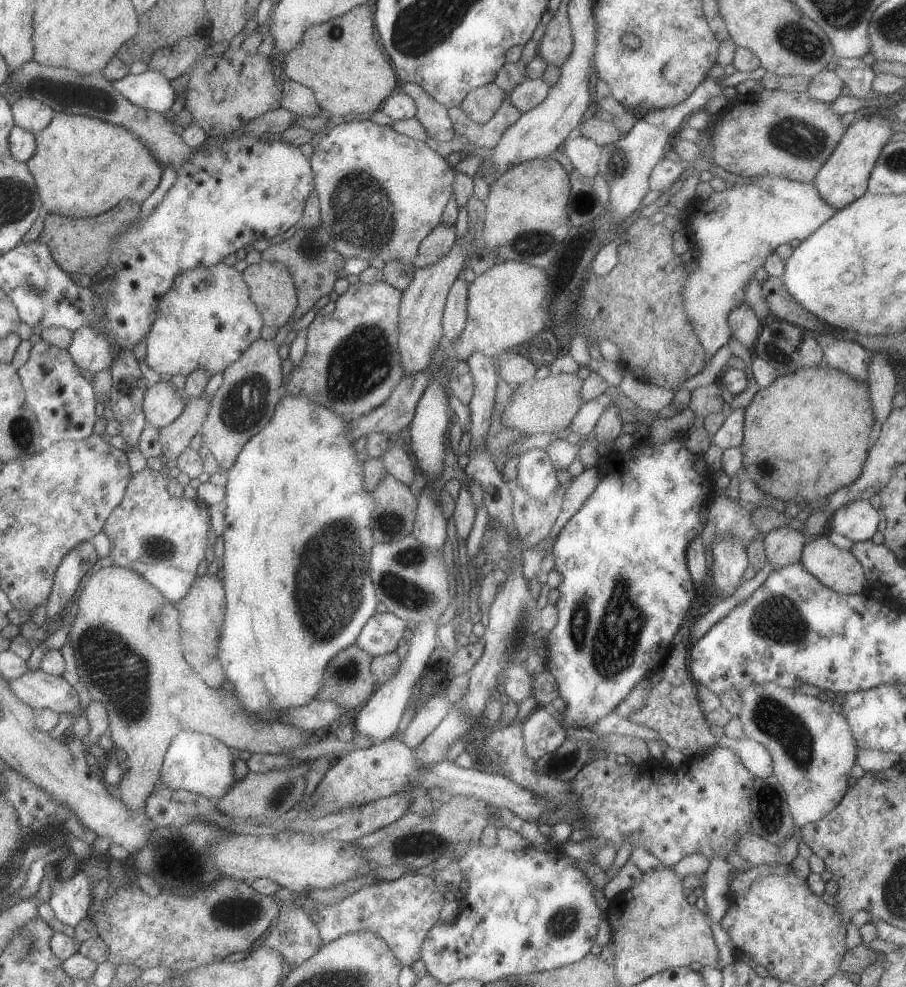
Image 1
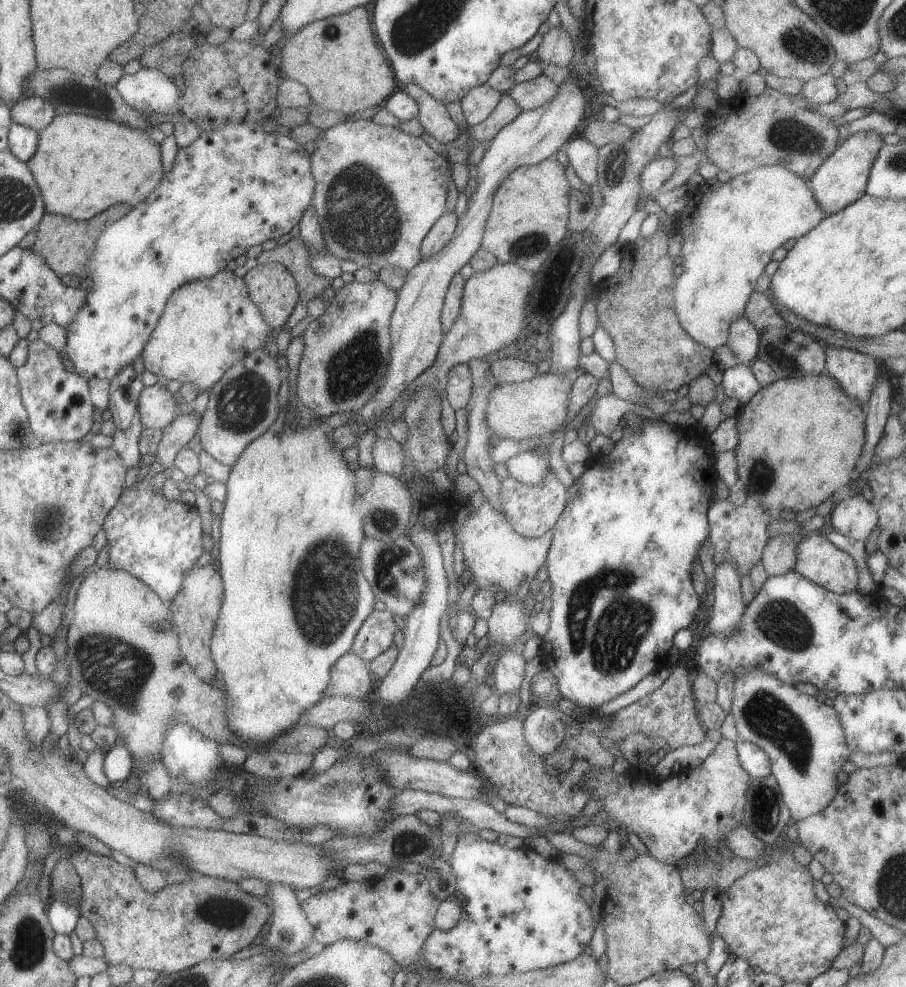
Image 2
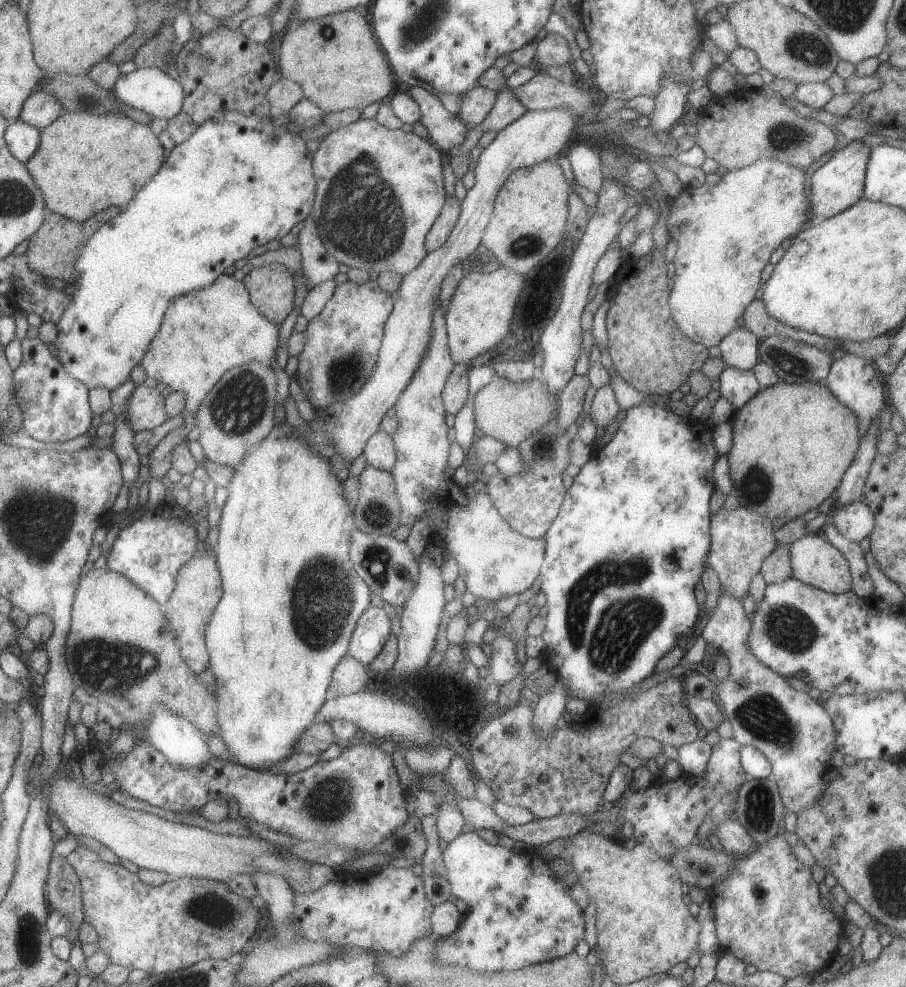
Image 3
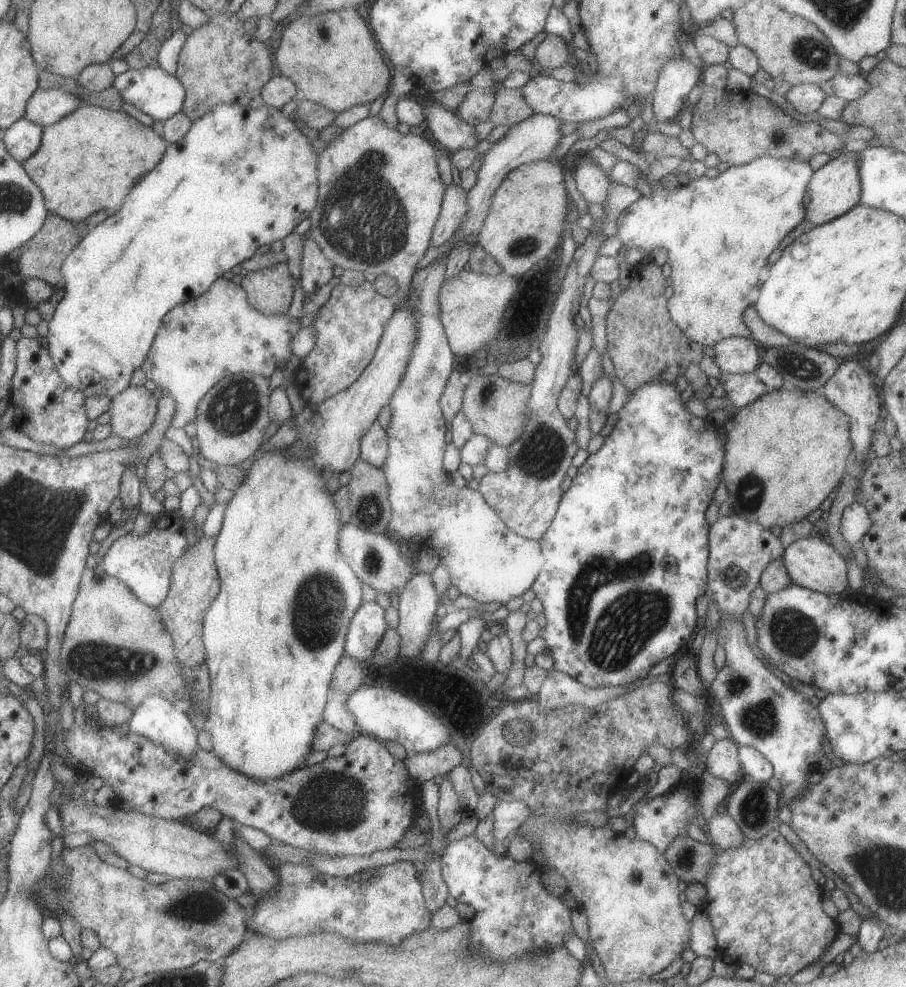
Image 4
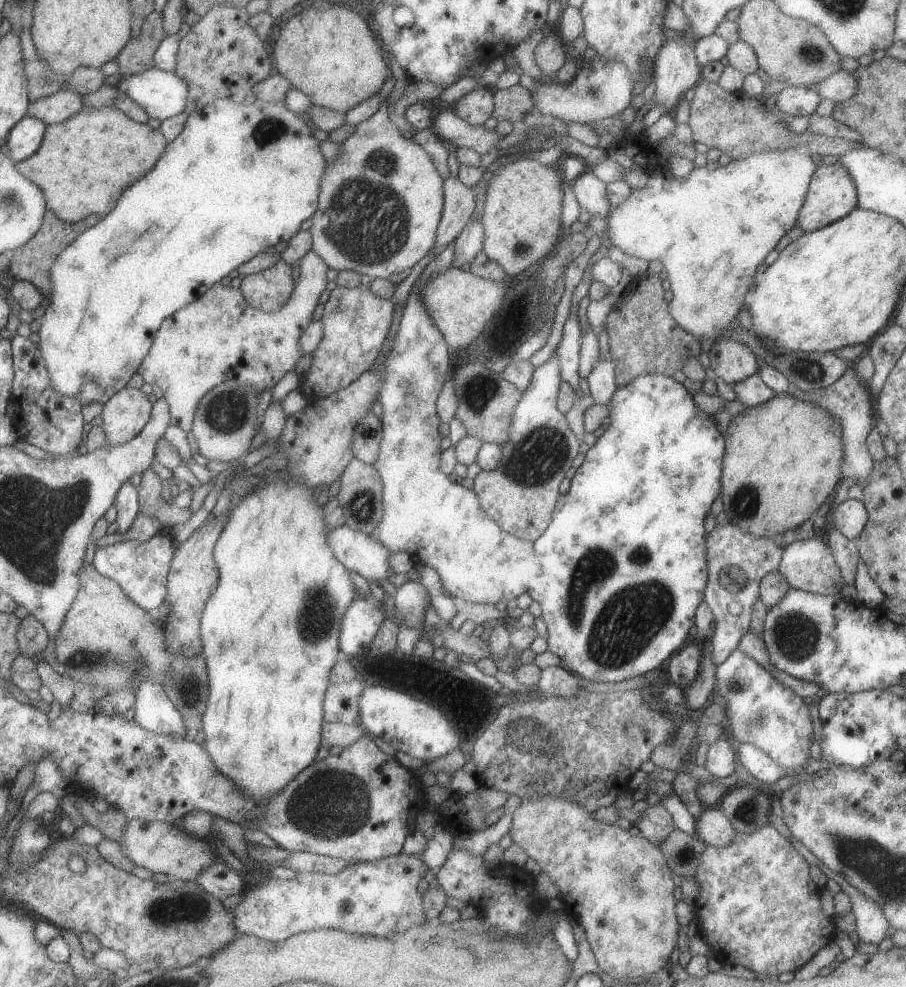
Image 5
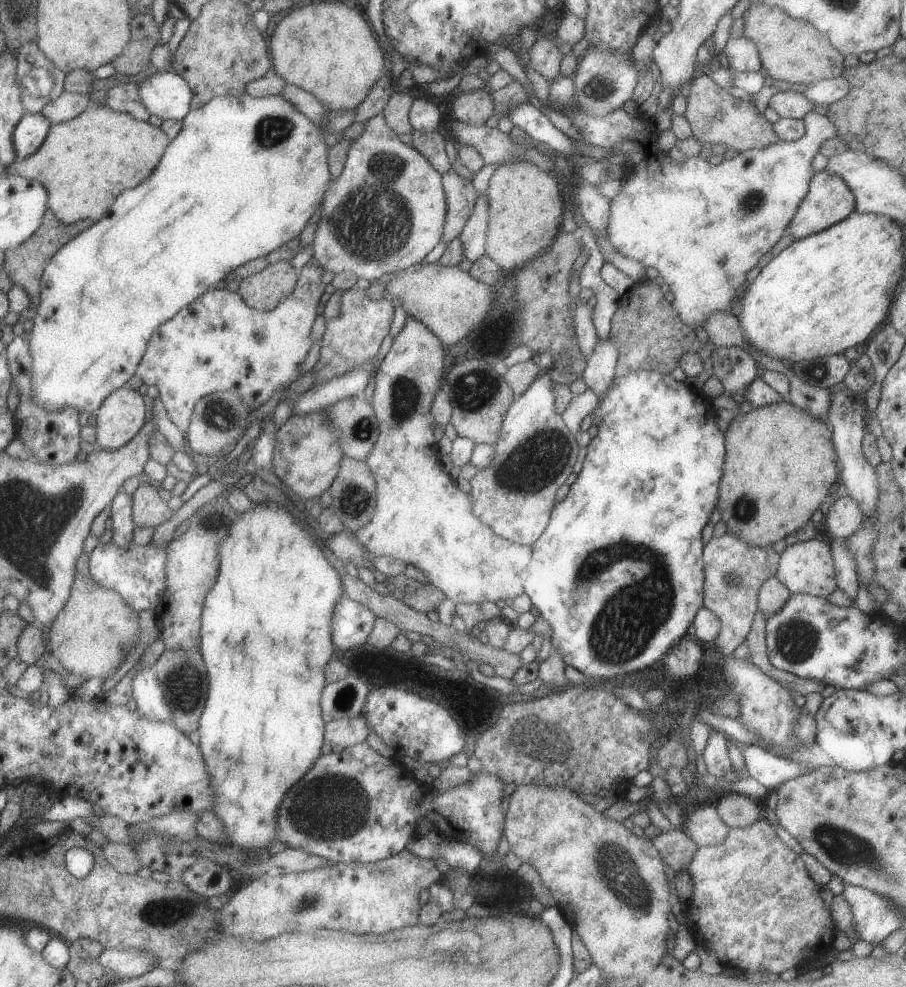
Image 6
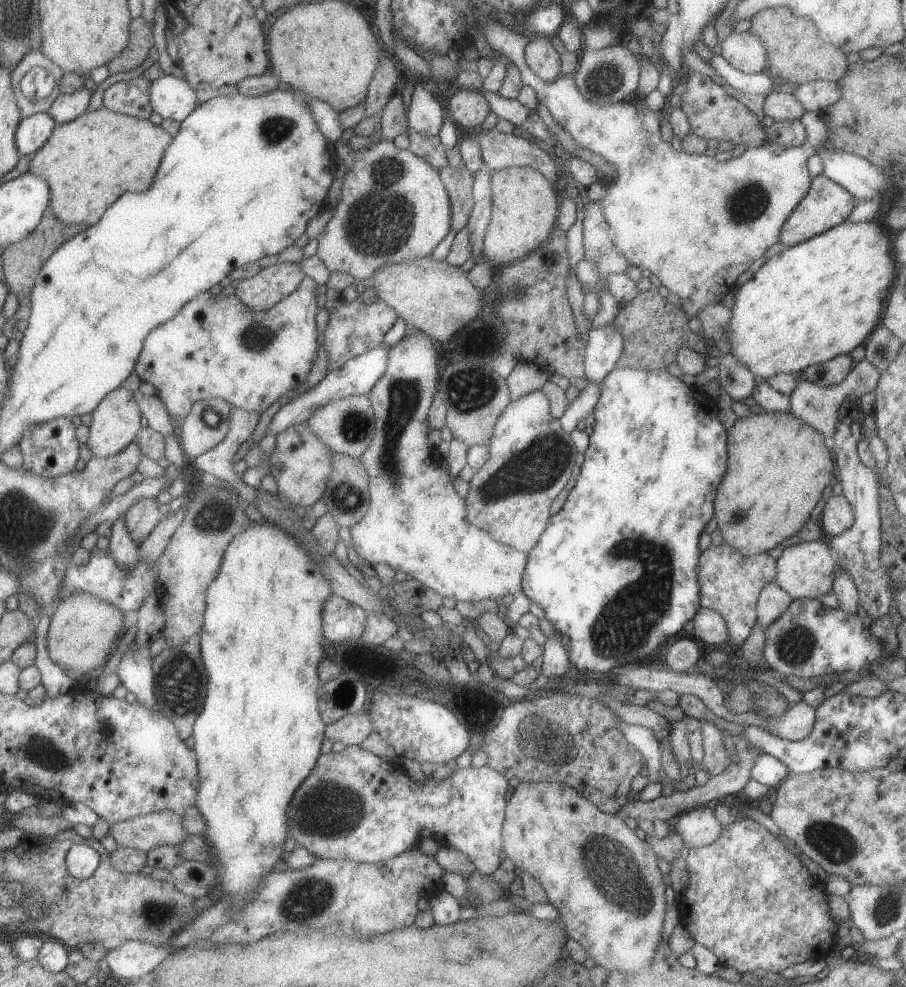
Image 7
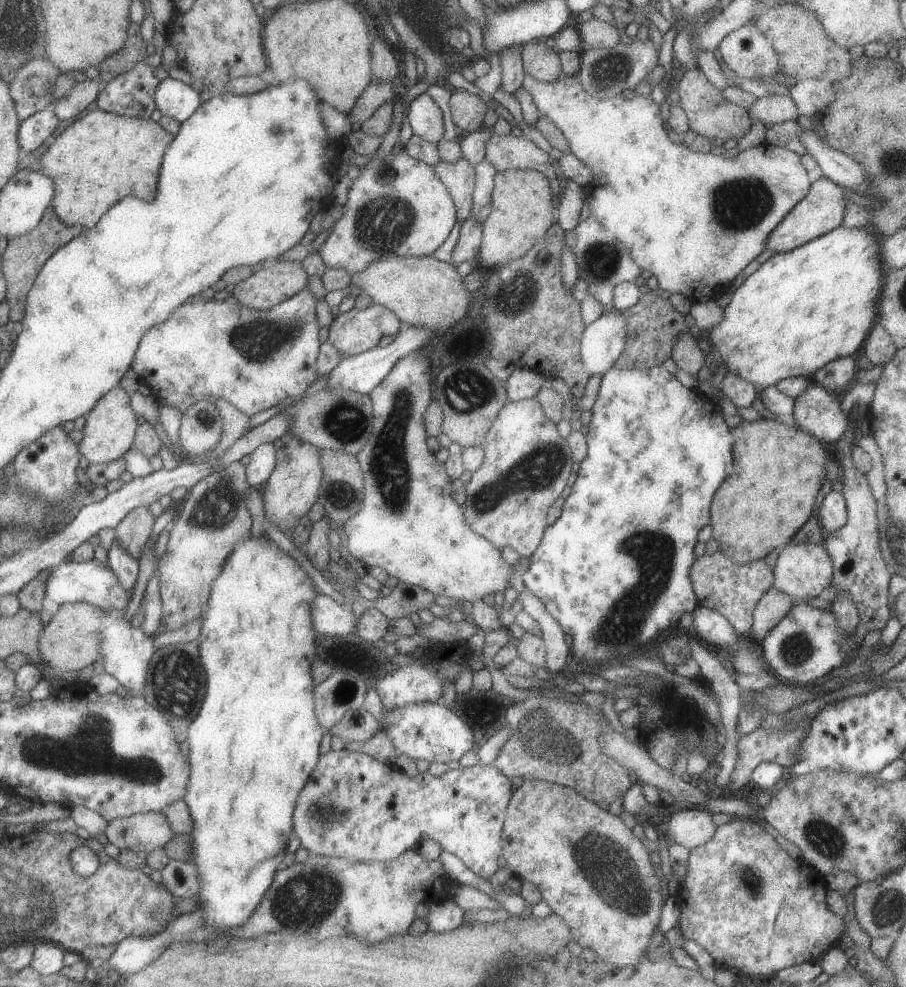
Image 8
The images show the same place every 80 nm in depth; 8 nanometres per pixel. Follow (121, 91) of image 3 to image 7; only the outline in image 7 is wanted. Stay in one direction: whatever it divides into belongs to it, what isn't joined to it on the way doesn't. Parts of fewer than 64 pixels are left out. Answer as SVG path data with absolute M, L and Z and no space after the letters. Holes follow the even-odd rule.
M165 74L150 82L148 101L152 112L178 123L197 106L192 86L185 79Z

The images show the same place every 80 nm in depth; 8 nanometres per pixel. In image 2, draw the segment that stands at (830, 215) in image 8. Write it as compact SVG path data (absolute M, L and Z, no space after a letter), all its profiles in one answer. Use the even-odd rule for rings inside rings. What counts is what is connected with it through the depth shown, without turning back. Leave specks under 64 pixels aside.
M858 131L849 136L835 147L835 150L823 161L823 164L813 173L807 181L808 187L828 216L843 210L848 204L865 194L868 172L870 171L877 151L882 147L881 134L876 131Z

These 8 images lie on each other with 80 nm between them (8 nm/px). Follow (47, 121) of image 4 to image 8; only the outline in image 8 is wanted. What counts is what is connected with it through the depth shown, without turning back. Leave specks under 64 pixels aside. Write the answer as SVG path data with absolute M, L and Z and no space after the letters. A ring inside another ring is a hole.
M87 79L84 82L76 82L72 91L66 96L55 99L50 104L51 110L59 121L73 120L77 118L83 110L90 107L91 103L100 90L101 83L97 80Z

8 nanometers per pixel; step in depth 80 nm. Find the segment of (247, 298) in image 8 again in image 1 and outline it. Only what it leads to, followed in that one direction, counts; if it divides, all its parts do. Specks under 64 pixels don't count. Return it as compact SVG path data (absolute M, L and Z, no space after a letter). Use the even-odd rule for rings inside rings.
M261 259L257 263L247 265L241 274L248 286L249 298L259 311L263 325L277 330L291 320L296 307L296 290L288 268L284 264Z

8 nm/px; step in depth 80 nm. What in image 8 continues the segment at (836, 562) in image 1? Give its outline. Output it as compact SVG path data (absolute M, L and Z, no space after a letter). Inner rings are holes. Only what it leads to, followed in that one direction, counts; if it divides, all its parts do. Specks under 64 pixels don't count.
M788 543L779 551L778 558L772 568L774 576L772 587L779 592L784 592L794 601L808 601L821 594L821 590L832 584L832 562L831 557L822 545L815 543Z

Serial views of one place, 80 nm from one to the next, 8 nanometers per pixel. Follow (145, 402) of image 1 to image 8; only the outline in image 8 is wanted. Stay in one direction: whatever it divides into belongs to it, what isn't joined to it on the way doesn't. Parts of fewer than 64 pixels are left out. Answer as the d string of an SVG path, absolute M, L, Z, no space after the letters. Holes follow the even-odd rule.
M120 386L113 387L86 414L86 422L82 430L84 435L77 445L80 456L83 456L89 465L114 461L115 458L123 456L132 446L139 421L130 405L130 396Z

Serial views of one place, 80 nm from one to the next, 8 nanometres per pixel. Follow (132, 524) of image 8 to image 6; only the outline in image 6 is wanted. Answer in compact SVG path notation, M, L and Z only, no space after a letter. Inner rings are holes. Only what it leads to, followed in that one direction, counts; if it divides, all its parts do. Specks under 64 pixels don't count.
M141 482L132 493L132 521L135 527L156 527L172 514L167 502L157 495L157 489L149 482Z

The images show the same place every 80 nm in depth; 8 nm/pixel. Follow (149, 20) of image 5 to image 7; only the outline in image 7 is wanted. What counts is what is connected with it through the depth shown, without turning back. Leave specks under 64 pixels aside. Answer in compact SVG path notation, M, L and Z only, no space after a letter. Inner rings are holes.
M139 15L129 21L129 42L123 50L108 64L110 73L127 72L137 68L148 58L148 50L153 46L151 37L152 24Z

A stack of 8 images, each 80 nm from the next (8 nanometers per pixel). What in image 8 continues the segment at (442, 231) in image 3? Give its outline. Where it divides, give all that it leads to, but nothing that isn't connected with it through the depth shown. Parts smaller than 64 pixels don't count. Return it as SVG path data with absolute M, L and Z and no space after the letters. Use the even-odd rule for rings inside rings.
M461 156L452 163L439 161L434 167L437 178L447 187L456 210L456 221L463 222L470 216L474 168Z

